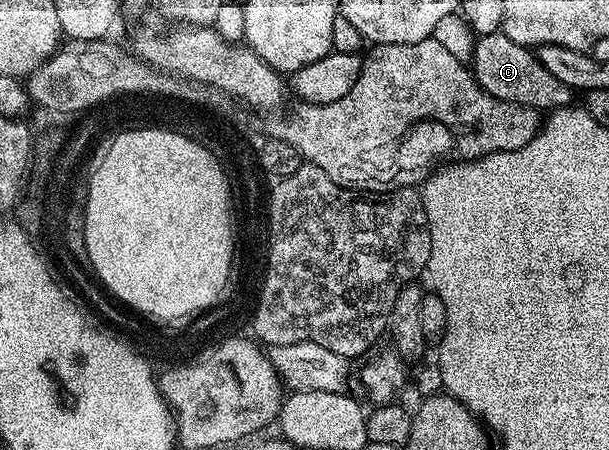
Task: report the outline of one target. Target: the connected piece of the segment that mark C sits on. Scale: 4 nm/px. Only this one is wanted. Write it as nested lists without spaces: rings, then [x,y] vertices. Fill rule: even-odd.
[[[502,32],[475,38],[470,68],[478,84],[498,99],[506,99],[510,103],[541,111],[555,111],[573,104],[573,89],[566,83],[554,79],[550,71],[542,68],[531,48],[506,39]]]

